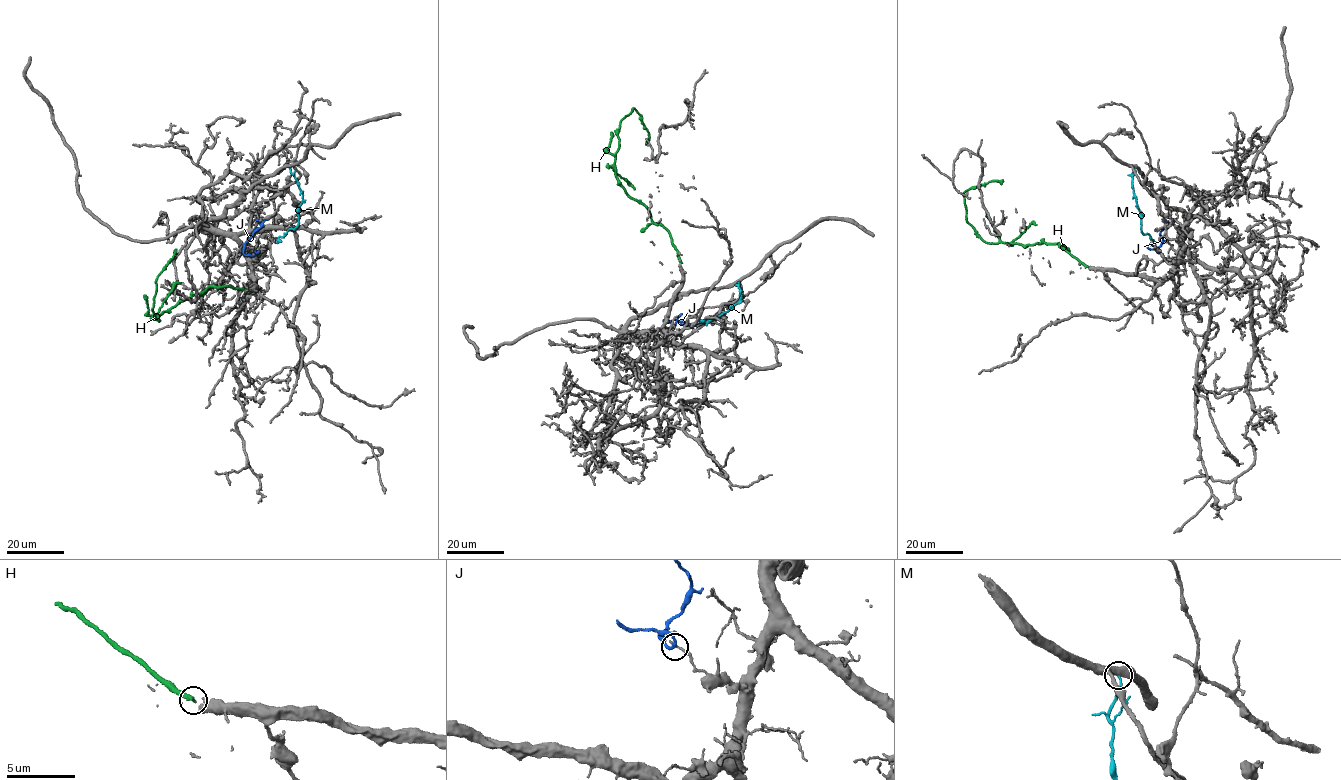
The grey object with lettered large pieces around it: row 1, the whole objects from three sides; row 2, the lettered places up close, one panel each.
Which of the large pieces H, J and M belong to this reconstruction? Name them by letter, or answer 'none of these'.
none of these

